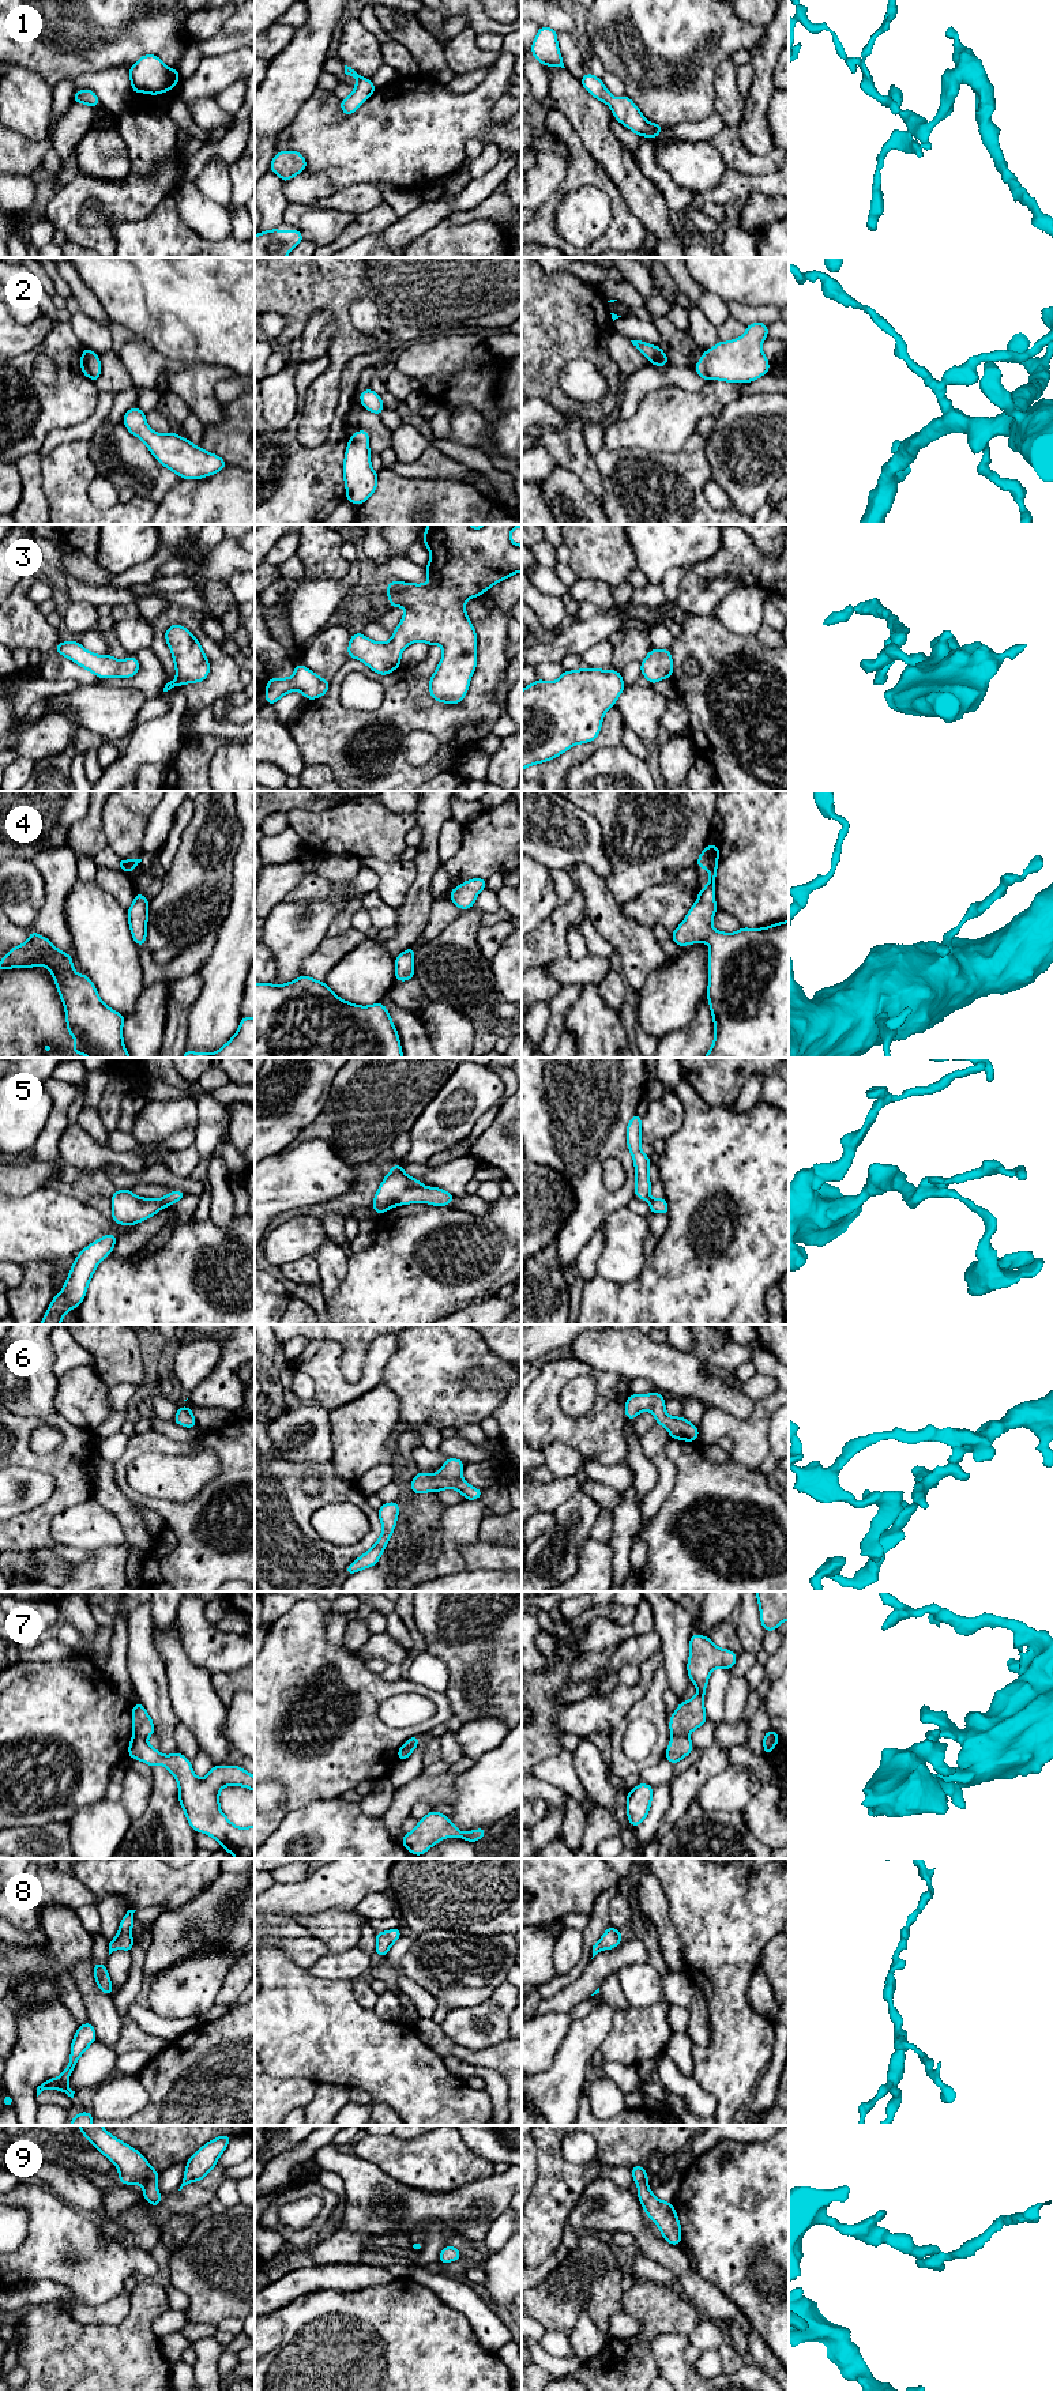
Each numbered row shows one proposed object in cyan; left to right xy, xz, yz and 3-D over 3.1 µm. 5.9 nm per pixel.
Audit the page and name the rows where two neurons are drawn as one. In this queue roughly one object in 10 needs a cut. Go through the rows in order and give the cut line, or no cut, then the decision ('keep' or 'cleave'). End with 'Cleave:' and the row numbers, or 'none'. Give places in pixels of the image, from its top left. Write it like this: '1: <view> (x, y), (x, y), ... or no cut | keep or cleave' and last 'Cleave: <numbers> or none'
1: no cut | keep
2: no cut | keep
3: no cut | keep
4: no cut | keep
5: no cut | keep
6: no cut | keep
7: yz (687, 1735), (672, 1739) | cleave
8: no cut | keep
9: no cut | keep
Cleave: 7

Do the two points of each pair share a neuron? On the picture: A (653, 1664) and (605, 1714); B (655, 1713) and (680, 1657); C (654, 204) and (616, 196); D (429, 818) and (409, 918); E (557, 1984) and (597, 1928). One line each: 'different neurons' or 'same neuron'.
A: same neuron
B: different neurons
C: different neurons
D: same neuron
E: same neuron

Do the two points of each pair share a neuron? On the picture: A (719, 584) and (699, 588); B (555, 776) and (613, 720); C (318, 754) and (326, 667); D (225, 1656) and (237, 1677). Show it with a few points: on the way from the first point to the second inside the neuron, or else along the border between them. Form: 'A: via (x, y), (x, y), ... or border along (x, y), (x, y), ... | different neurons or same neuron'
A: via (714, 590), (704, 590) | same neuron
B: via (568, 760), (595, 745), (604, 737) | same neuron
C: border along (350, 658), (330, 681) | different neurons
D: border along (240, 1668), (213, 1672), (210, 1675) | different neurons

